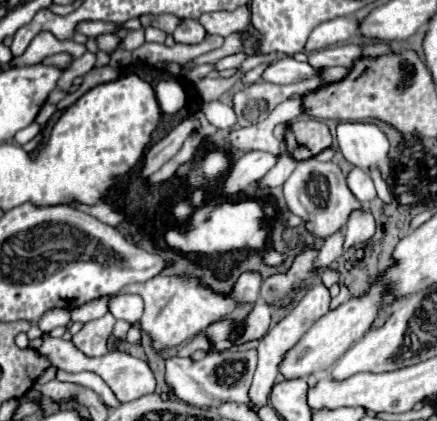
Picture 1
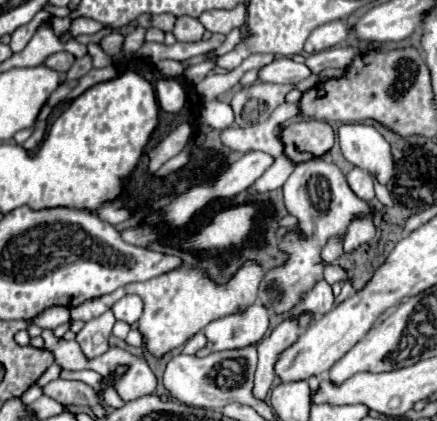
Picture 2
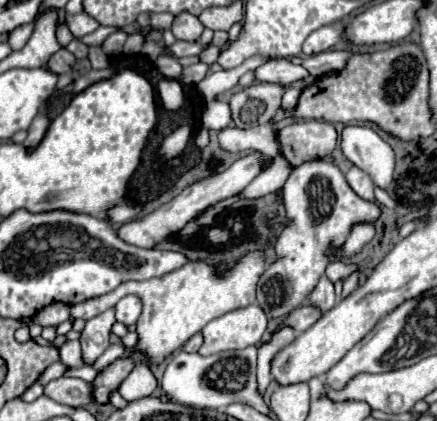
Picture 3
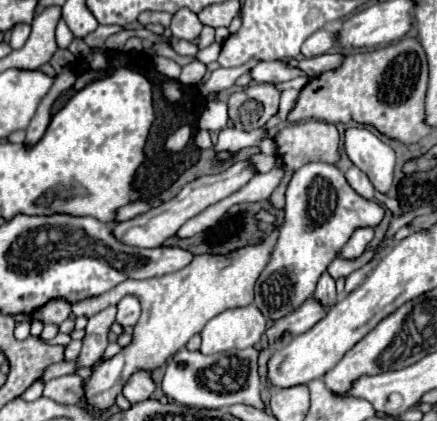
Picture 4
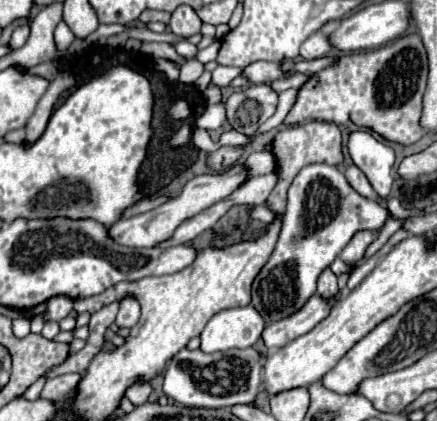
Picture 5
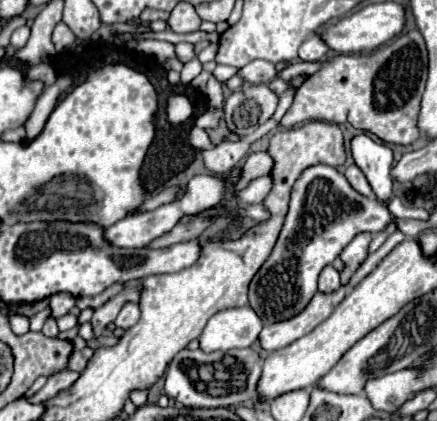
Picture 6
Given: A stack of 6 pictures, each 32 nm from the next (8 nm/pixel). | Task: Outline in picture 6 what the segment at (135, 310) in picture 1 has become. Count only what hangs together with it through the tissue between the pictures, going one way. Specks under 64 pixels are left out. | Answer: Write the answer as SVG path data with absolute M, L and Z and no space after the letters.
M126 304L122 310L120 310L120 314L118 314L118 318L114 320L114 324L118 326L118 328L122 328L122 330L128 330L130 326L134 326L136 322L138 322L138 318L140 318L140 308L138 308L138 304Z

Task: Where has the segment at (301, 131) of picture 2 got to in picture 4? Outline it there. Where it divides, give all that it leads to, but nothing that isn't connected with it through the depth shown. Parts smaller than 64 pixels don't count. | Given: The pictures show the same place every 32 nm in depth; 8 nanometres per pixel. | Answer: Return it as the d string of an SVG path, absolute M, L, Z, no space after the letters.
M308 120L308 122L298 122L298 124L288 124L284 128L278 130L278 134L274 136L274 142L276 142L276 152L282 160L282 166L284 166L284 178L280 182L280 186L272 192L270 196L270 204L278 210L284 208L284 192L286 192L286 186L288 186L288 180L292 178L292 172L296 172L298 168L302 168L304 164L308 162L328 162L328 164L336 164L340 160L340 154L338 154L338 144L340 140L328 140L328 130L326 130L326 124L316 124L314 120Z

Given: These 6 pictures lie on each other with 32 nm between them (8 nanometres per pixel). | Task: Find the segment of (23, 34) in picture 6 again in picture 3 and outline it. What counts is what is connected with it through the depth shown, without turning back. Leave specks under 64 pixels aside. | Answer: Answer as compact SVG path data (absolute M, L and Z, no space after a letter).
M30 22L30 24L22 24L20 28L14 28L14 30L10 32L10 40L8 40L10 48L12 48L12 50L20 50L20 48L28 42L32 30L34 30L34 22Z

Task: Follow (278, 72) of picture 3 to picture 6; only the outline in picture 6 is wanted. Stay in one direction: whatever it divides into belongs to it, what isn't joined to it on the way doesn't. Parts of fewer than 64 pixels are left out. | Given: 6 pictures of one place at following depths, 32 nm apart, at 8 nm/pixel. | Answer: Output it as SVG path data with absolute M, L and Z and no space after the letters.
M252 60L238 70L238 76L248 84L268 84L276 76L276 68L268 60Z

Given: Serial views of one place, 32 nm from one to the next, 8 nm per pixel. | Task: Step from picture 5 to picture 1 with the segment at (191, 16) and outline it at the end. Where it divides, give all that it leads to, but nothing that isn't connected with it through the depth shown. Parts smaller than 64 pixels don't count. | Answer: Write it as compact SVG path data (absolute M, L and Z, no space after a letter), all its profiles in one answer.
M182 18L180 24L176 26L176 30L172 32L172 36L180 44L198 44L198 42L204 40L206 32L204 32L204 26L198 20Z

